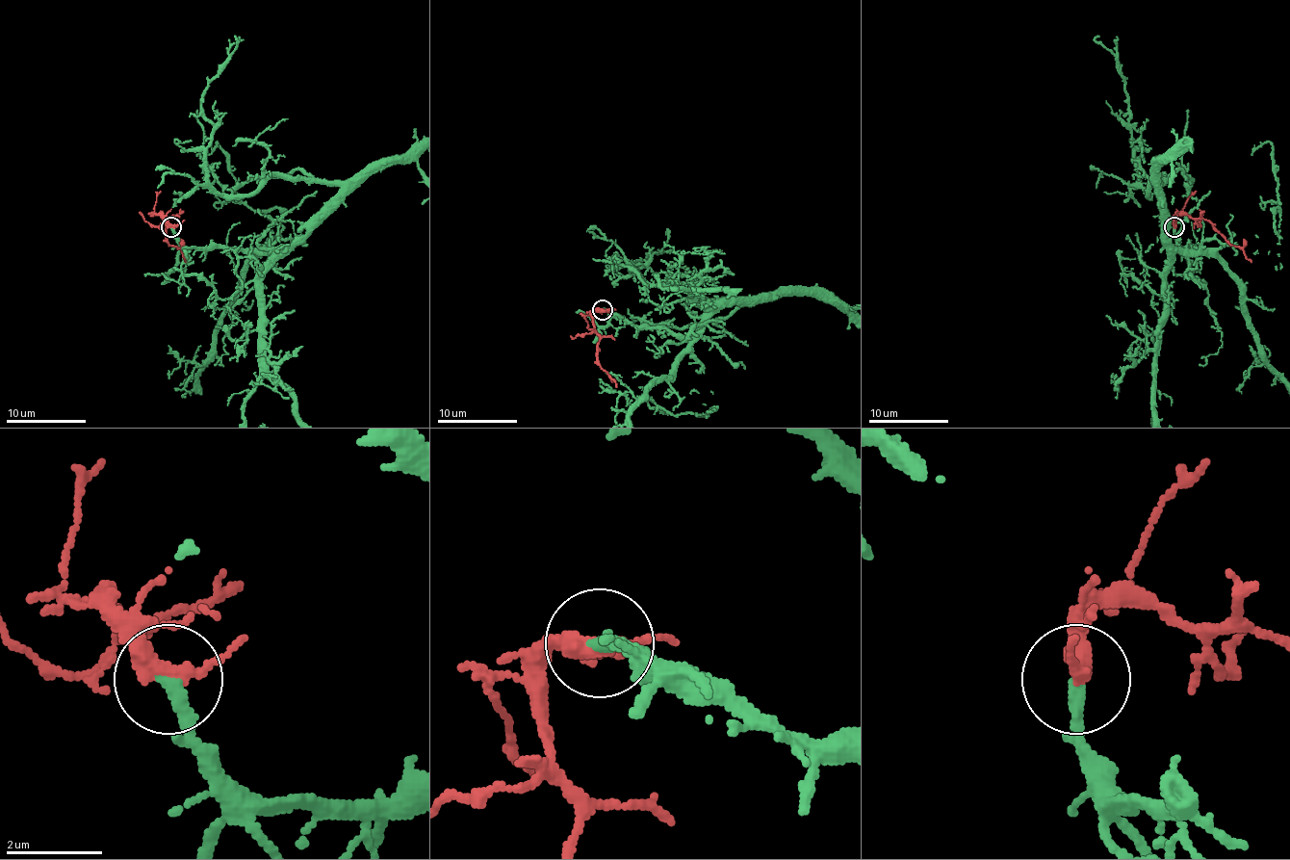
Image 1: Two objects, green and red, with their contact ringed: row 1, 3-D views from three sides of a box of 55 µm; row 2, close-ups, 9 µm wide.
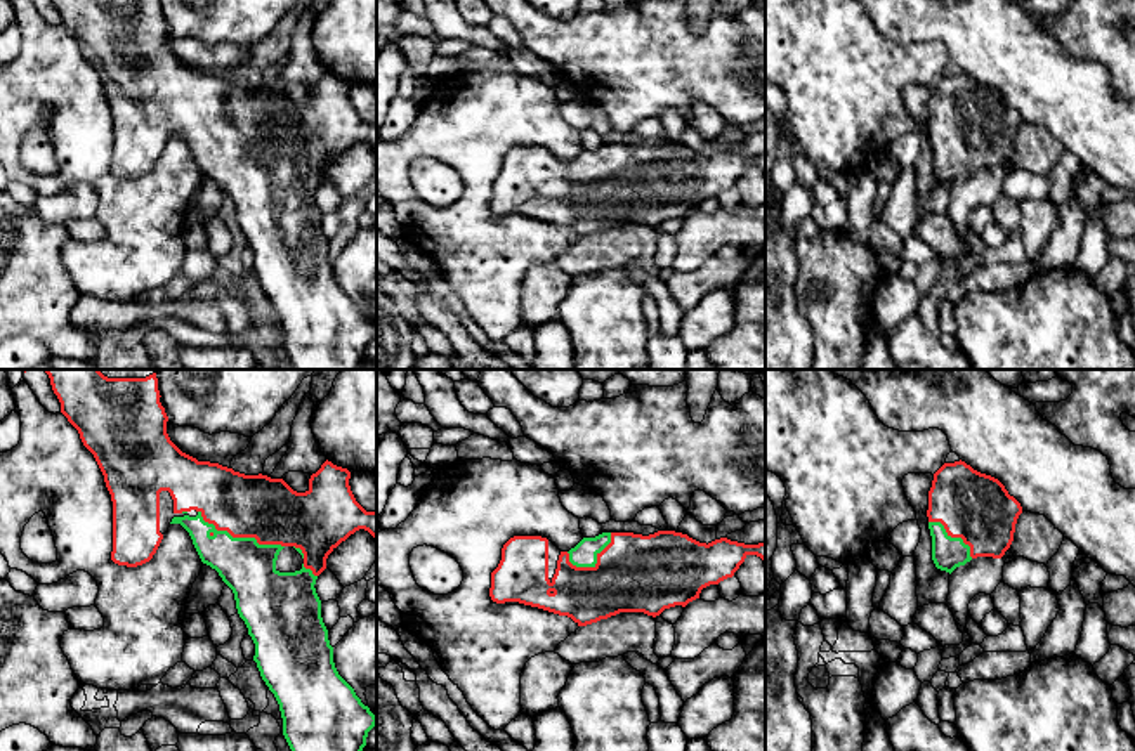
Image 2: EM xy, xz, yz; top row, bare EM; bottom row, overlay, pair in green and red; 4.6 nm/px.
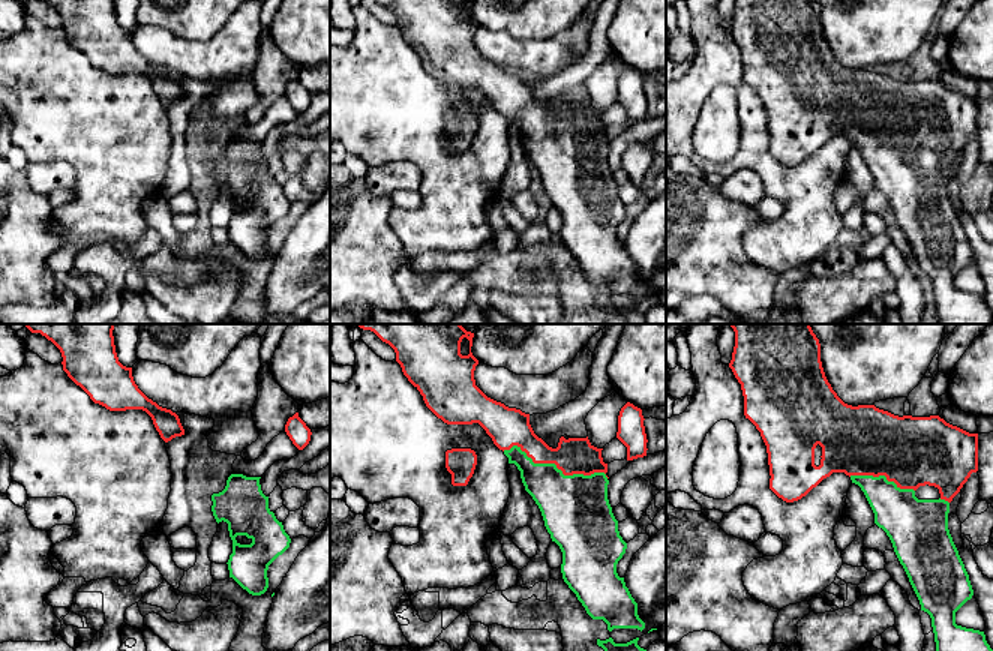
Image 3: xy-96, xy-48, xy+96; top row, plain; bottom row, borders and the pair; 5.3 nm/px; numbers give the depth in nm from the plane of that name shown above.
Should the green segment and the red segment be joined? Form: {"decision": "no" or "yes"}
{"decision": "yes"}

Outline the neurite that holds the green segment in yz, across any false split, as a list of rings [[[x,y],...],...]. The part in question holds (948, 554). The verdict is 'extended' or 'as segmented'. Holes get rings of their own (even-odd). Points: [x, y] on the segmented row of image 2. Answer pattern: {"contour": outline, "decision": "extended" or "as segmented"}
{"contour": [[[965,461],[944,463],[928,491],[932,560],[953,572],[977,557],[1001,558],[1014,541],[1020,503]]], "decision": "extended"}

